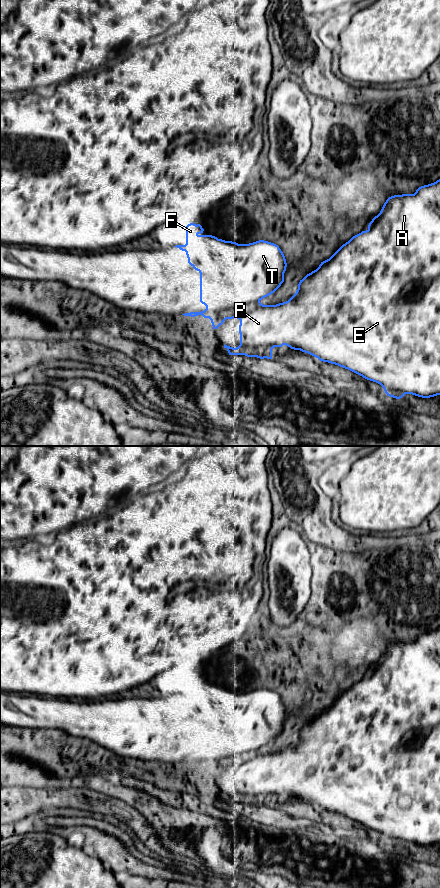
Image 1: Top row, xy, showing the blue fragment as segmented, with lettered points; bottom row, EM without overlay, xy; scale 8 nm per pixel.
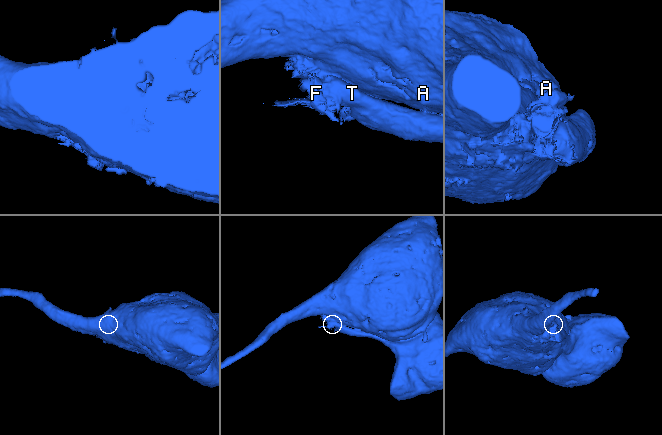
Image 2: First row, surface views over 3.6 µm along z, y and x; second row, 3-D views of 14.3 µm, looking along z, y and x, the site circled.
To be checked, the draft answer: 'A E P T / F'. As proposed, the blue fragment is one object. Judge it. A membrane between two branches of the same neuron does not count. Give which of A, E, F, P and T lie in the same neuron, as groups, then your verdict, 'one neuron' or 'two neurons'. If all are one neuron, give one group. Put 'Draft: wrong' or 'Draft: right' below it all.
A E F P / T | two neurons
Draft: wrong

